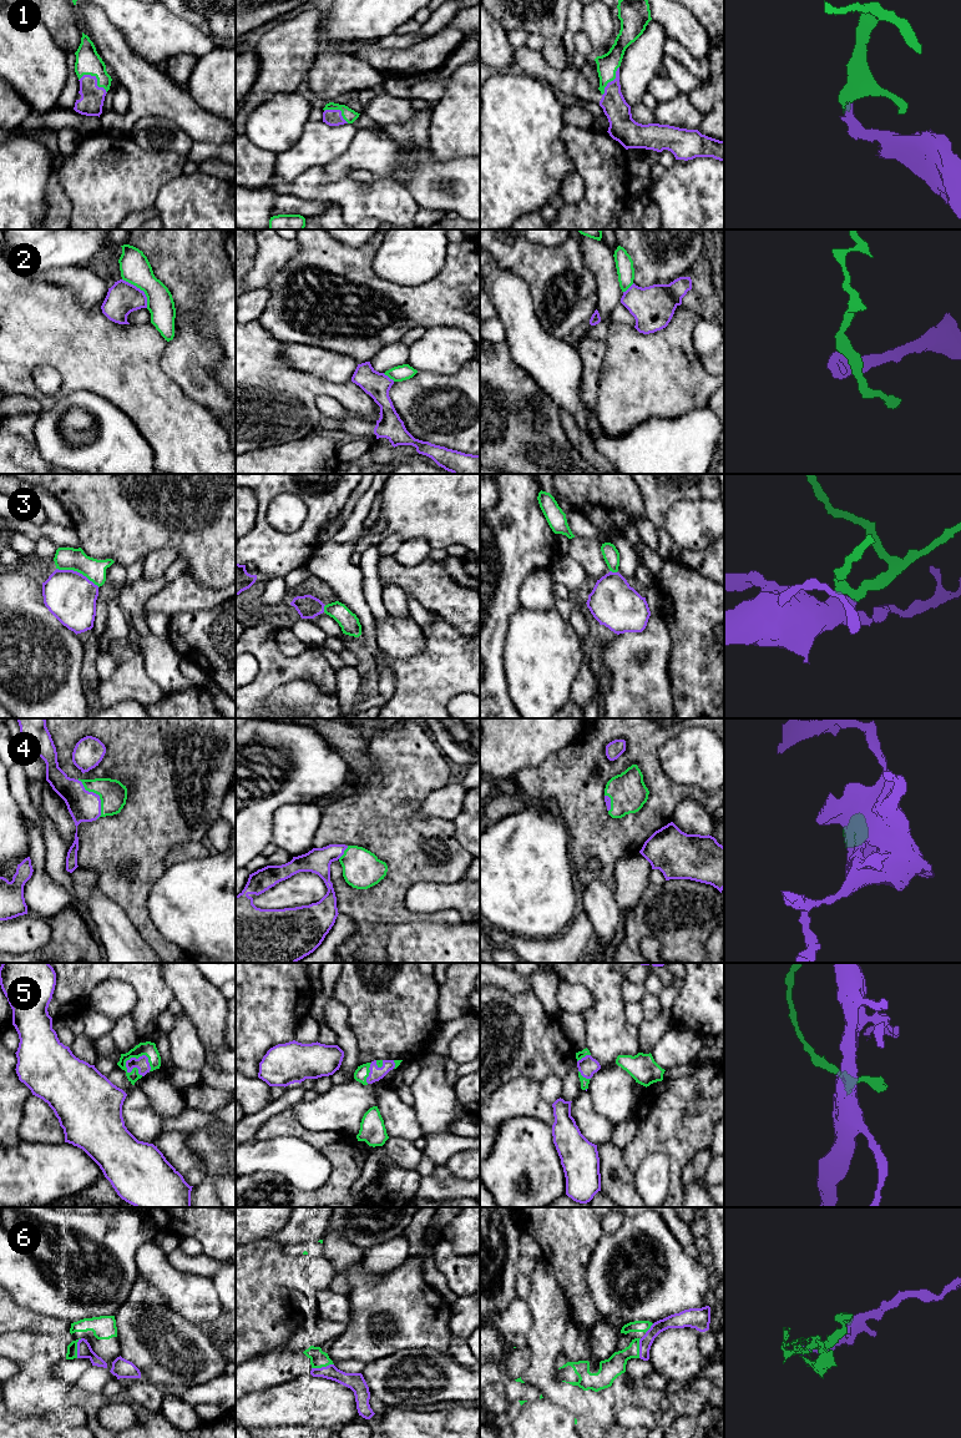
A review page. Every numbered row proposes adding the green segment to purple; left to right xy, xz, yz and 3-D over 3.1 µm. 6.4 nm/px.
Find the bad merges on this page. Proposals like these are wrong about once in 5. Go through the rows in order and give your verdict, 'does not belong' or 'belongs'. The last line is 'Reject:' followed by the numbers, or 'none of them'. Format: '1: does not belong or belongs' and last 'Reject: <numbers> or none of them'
1: belongs
2: does not belong
3: belongs
4: belongs
5: belongs
6: belongs
Reject: 2

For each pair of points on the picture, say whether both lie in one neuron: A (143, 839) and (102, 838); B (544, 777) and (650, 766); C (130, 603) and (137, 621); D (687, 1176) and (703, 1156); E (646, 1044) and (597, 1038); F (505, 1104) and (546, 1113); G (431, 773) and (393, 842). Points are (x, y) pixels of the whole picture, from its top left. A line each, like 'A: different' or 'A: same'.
A: same
B: same
C: different
D: same
E: different
F: same
G: same

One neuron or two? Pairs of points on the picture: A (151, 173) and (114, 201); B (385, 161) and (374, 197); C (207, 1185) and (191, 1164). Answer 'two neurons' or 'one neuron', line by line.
A: one neuron
B: two neurons
C: two neurons

